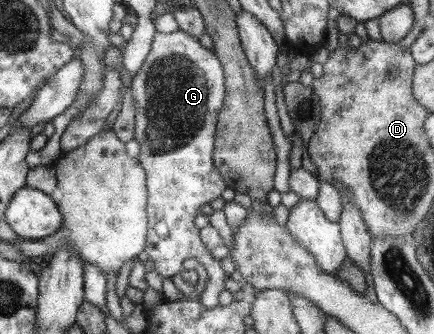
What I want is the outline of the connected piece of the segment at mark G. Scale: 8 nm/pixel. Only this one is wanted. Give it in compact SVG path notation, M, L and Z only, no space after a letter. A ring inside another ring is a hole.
M178 29L164 34L157 32L153 38L150 54L143 65L136 71L132 79L133 98L136 107L135 136L141 146L140 162L147 171L148 177L148 243L146 255L153 261L154 269L162 278L180 275L183 263L195 259L202 266L208 266L208 290L204 294L204 306L211 310L220 303L218 297L225 290L225 281L230 279L219 260L207 250L200 240L198 228L194 226L194 218L198 208L203 204L220 198L226 190L227 183L223 174L214 163L215 140L218 136L218 120L220 109L226 101L226 74L218 55L204 48L200 41Z

